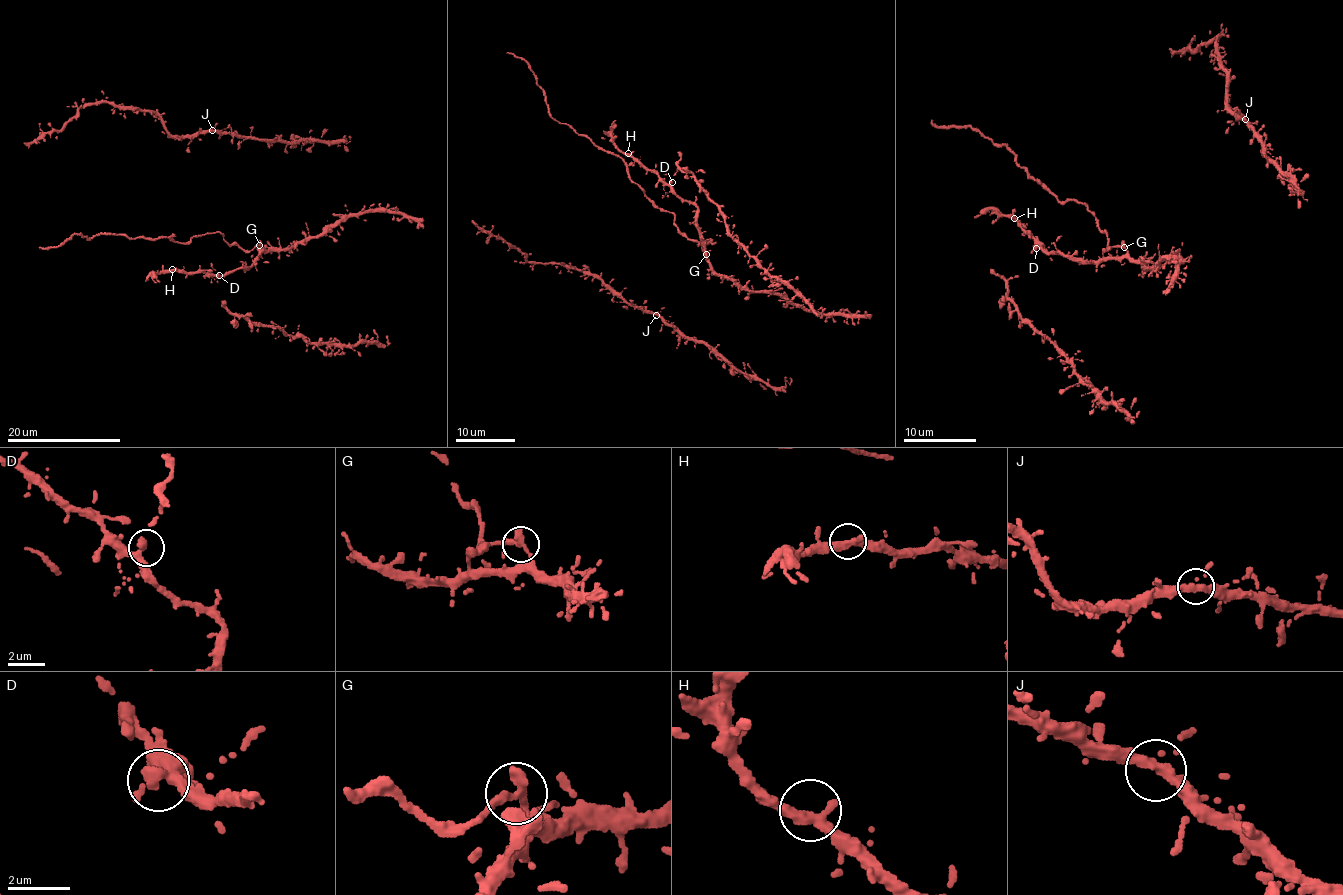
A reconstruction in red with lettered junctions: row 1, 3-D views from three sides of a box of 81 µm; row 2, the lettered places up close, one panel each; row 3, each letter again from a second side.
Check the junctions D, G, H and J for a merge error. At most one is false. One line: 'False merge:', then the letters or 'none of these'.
False merge: G

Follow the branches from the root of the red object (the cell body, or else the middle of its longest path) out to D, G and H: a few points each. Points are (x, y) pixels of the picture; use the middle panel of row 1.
D: (821, 314), (720, 276), (707, 259), (698, 209), (675, 193), (672, 182)
G: (821, 314), (803, 310), (776, 295), (740, 287), (726, 277), (720, 276), (710, 266), (705, 255)
H: (821, 314), (803, 310), (776, 295), (740, 287), (720, 276), (707, 259), (696, 207), (628, 153)

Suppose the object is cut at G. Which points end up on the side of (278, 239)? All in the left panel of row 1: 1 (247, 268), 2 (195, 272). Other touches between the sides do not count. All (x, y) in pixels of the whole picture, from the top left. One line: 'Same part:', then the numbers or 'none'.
Same part: 1, 2

